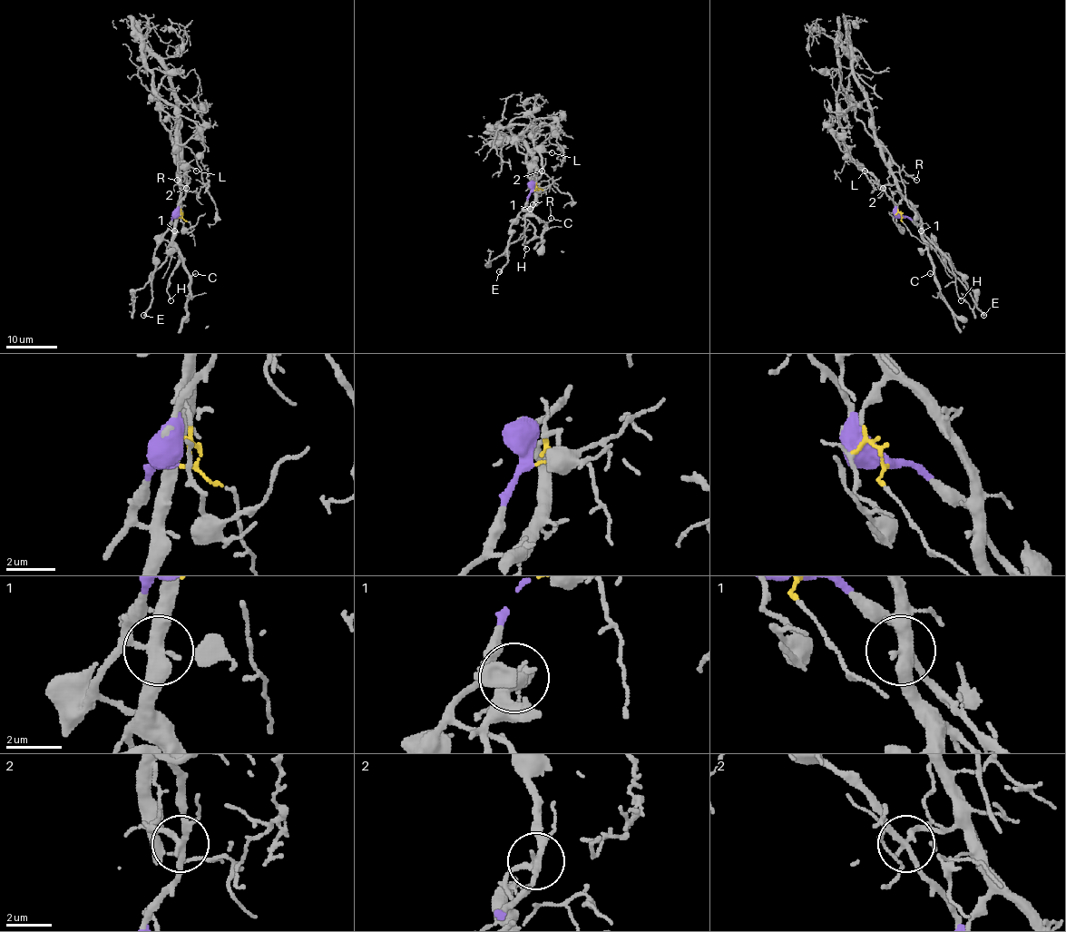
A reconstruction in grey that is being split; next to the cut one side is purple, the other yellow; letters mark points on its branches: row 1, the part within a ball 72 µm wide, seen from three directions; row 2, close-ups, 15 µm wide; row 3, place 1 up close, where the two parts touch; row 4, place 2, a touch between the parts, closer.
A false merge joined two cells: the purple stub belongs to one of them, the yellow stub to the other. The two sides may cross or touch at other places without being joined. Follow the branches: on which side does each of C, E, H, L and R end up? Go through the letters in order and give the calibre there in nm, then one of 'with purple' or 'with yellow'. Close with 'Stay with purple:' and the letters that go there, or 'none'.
C: 90 nm | with yellow
E: 320 nm | with purple
H: 140 nm | with purple
L: 90 nm | with purple
R: 100 nm | with yellow
Stay with purple: E, H, L

